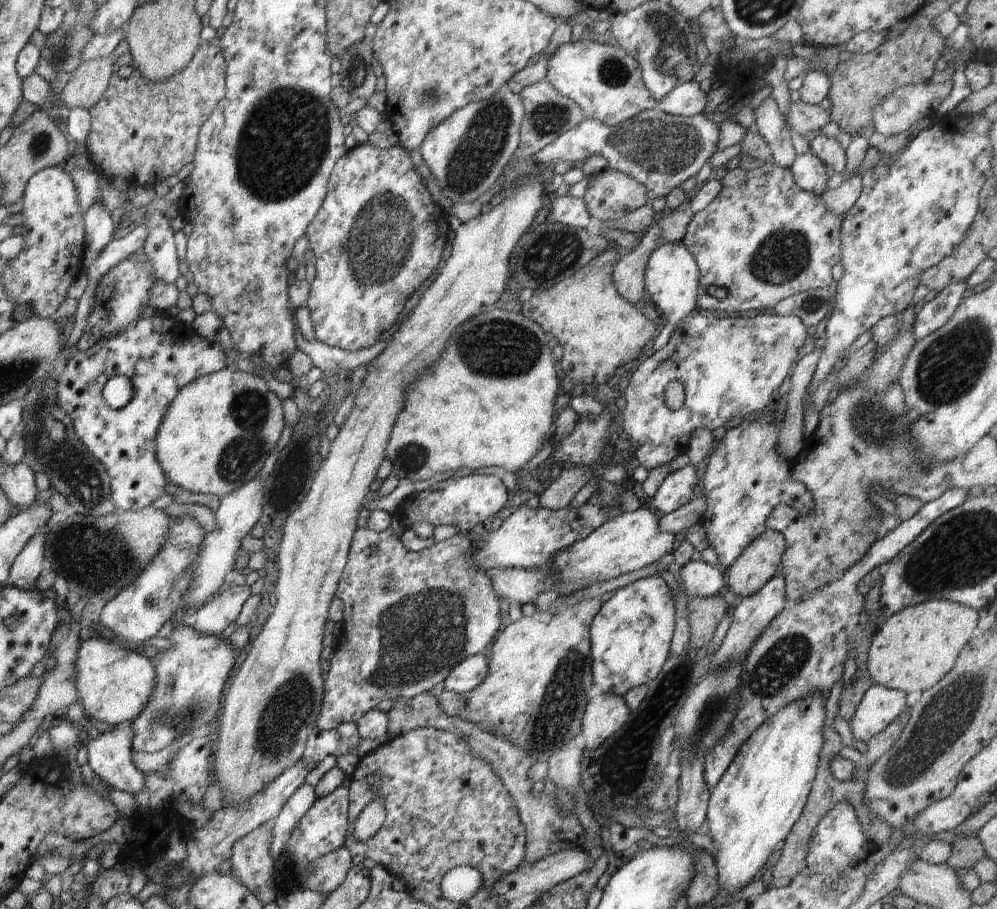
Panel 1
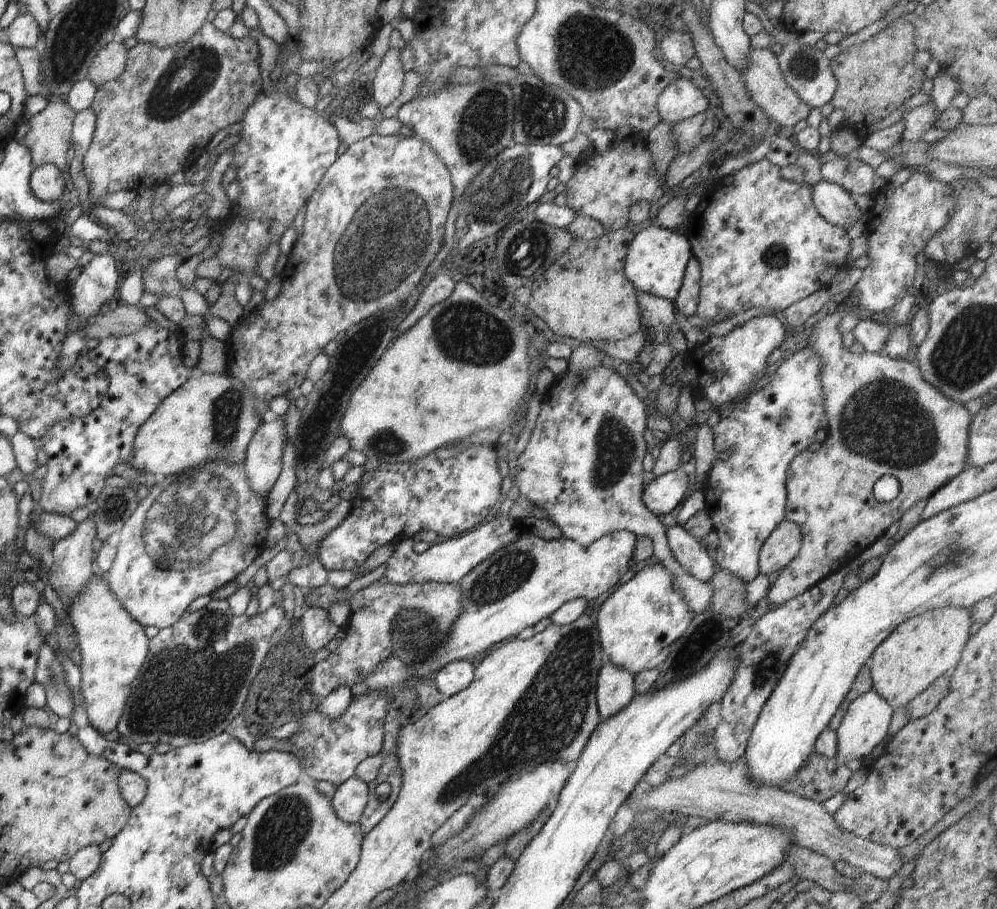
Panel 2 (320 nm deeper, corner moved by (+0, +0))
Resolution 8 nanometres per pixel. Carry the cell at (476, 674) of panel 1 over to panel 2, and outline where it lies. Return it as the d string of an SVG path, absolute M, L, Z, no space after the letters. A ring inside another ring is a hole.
M470 660L454 661L434 674L436 688L447 697L458 694L472 684L475 675L474 664Z

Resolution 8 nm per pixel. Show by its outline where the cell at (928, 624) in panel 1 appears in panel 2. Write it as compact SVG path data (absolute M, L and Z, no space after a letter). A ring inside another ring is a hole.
M946 607L932 609L904 621L876 648L870 658L873 689L892 708L906 706L938 677L951 674L958 666L970 636L973 622L968 609Z

